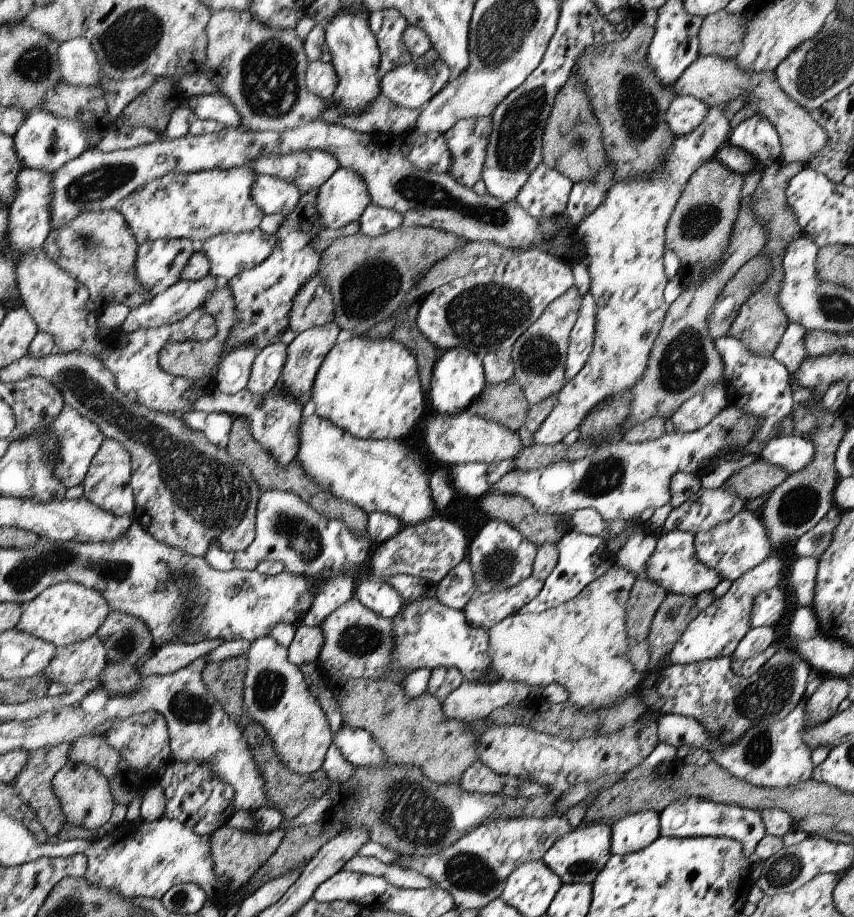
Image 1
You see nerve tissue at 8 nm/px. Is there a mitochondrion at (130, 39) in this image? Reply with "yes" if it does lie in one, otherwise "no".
yes

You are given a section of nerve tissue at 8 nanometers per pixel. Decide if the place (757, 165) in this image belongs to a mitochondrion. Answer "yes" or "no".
no

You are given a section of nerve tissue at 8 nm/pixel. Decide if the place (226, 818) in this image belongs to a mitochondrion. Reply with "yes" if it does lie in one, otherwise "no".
no

